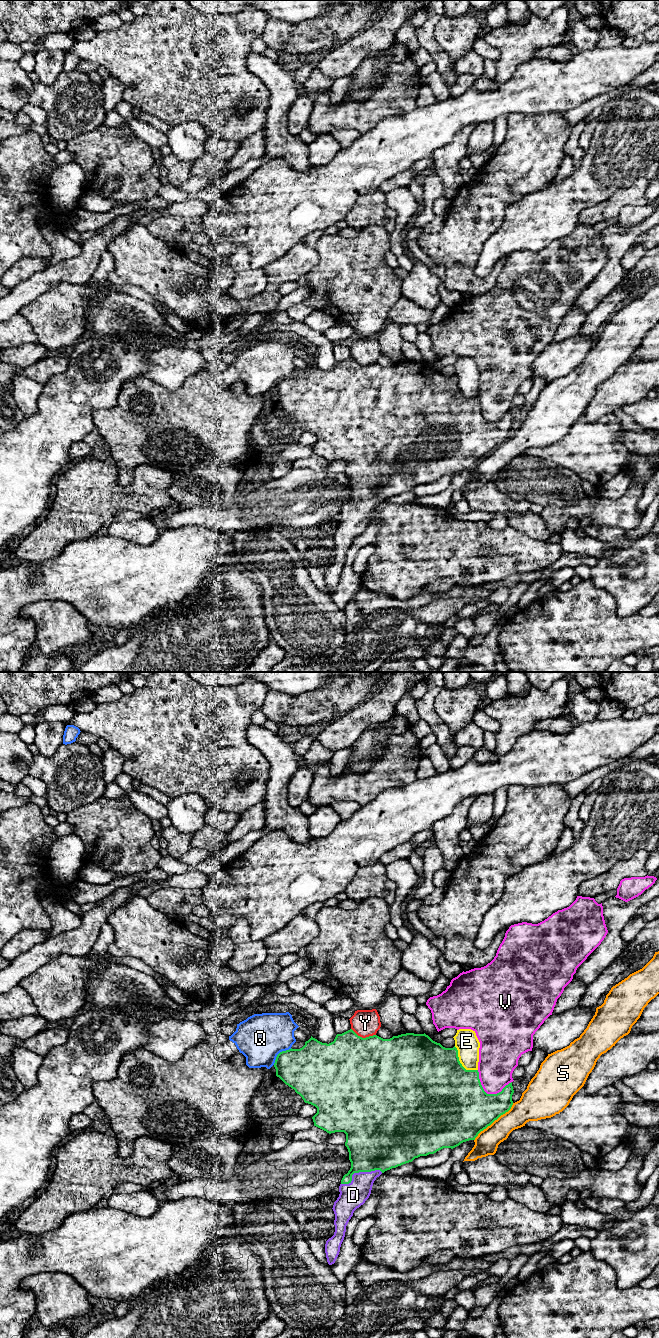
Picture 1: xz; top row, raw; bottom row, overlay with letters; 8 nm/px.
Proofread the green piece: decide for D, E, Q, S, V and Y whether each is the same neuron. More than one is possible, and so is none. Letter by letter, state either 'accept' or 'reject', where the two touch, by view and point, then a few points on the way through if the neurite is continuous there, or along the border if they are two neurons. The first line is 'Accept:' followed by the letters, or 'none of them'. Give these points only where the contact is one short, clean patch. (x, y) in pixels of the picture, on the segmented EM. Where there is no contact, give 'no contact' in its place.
Accept: D
D: accept | xz (359, 1171) | across xz (373, 1144), (368, 1162), (359, 1171), (359, 1180), (353, 1195)
E: reject | xz (460, 1063) | along xz (454, 1046), (458, 1052), (459, 1062), (466, 1069), (477, 1070)
Q: reject | xz (279, 1053) | along xz (291, 1048), (281, 1051), (273, 1064)
S: reject | xz (493, 1121)
V: reject | xz (488, 1094)
Y: reject | xz (363, 1038)

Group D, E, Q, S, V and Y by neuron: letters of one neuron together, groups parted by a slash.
D / E / Q / S / V / Y

